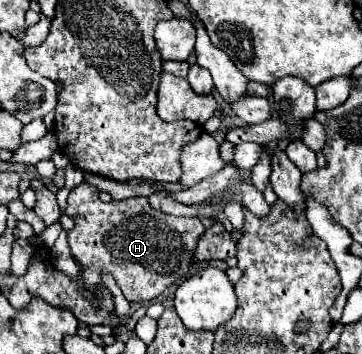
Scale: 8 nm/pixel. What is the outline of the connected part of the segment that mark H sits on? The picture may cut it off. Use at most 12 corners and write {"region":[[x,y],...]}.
{"region":[[67,197],[85,287],[111,273],[131,303],[191,271],[205,227],[147,197]]}

